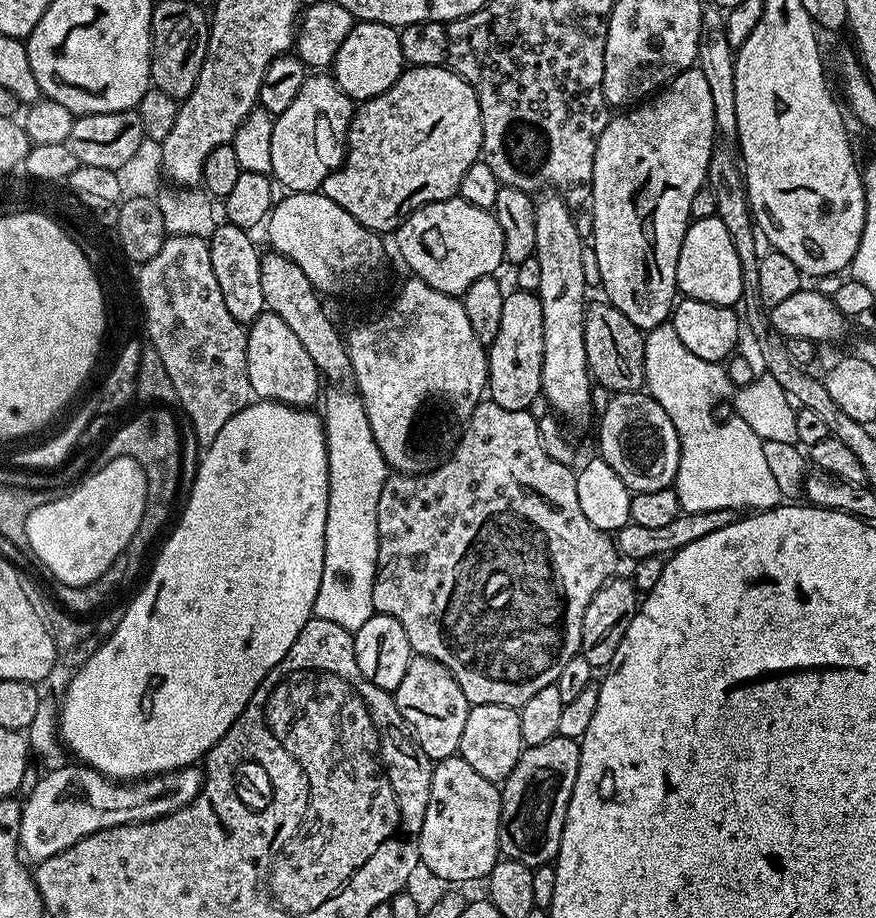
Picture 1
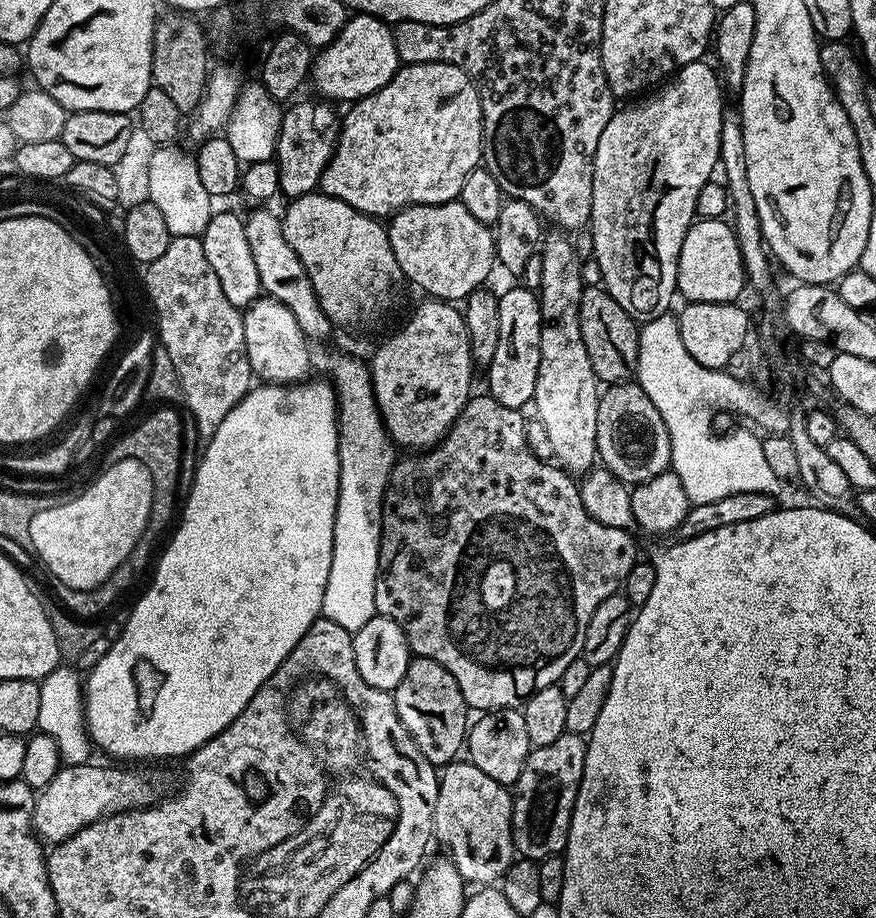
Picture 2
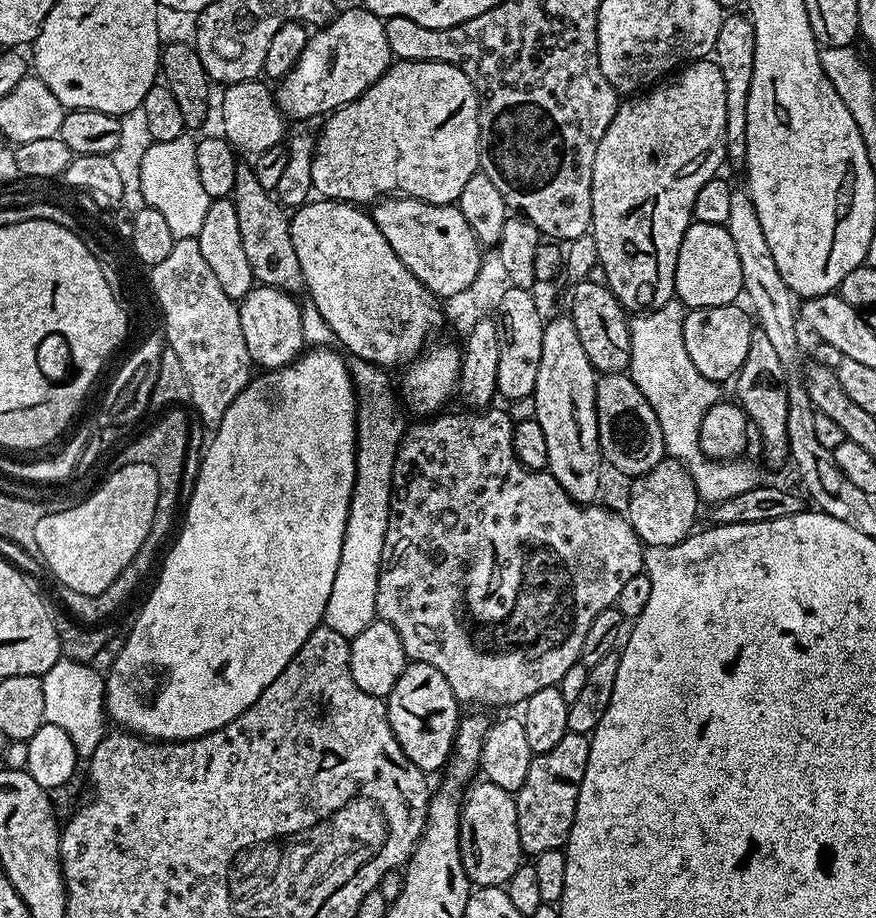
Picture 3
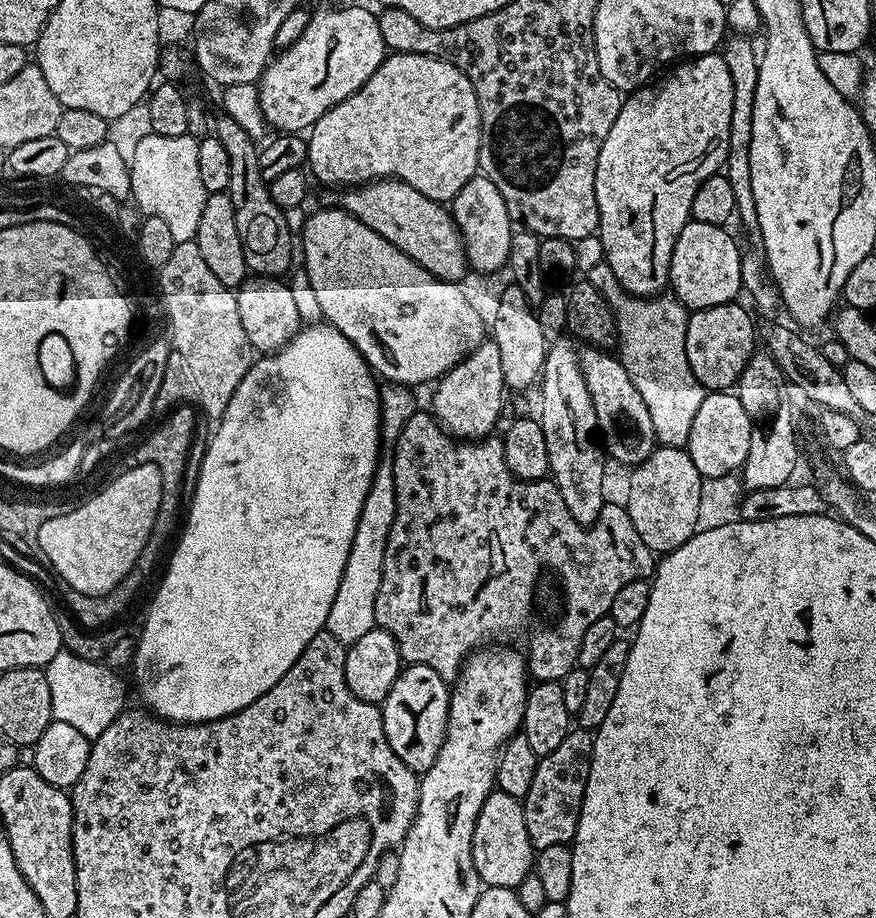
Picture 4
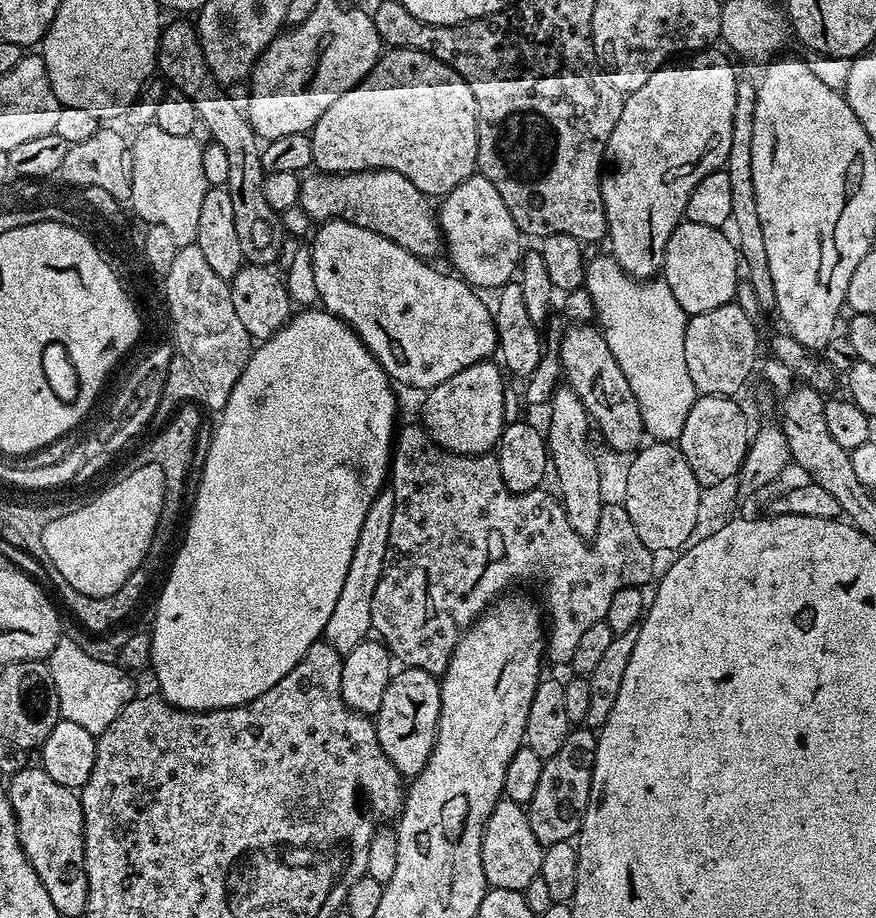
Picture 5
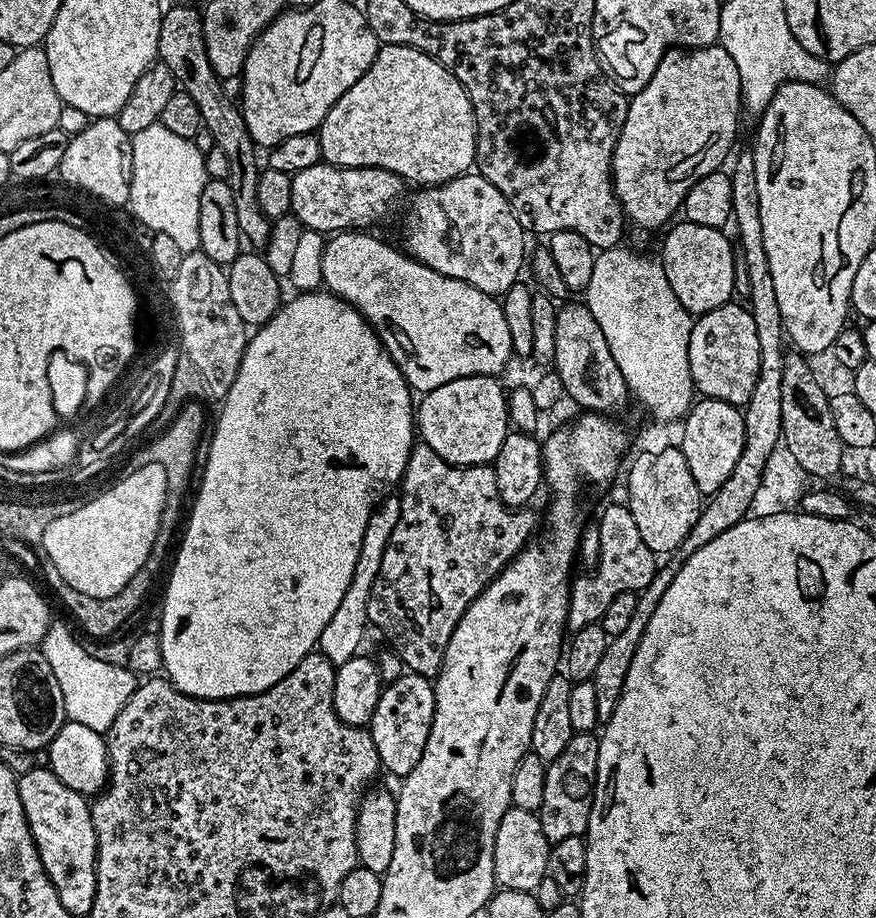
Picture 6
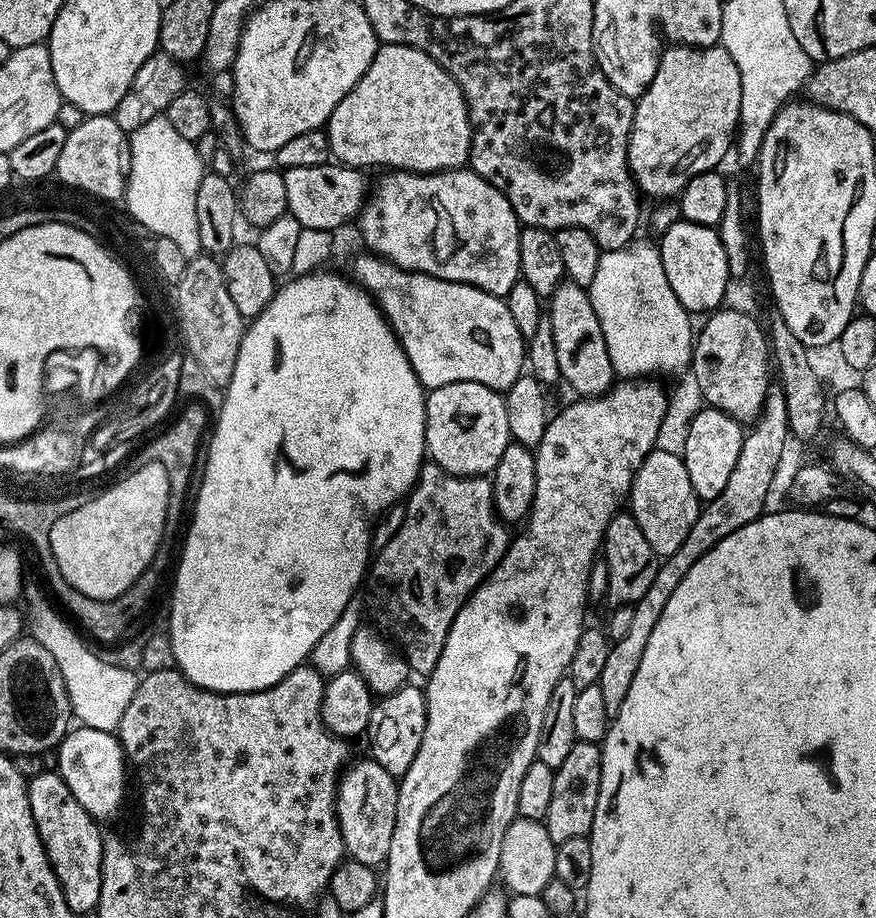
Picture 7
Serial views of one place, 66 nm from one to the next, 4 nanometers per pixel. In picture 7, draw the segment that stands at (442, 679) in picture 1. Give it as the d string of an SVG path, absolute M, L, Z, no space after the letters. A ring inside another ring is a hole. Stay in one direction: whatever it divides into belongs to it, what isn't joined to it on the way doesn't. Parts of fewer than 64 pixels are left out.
M409 682L398 691L392 692L389 696L381 696L373 703L370 722L368 723L368 730L366 733L366 741L368 740L369 746L372 747L372 752L370 752L371 759L376 760L378 766L382 766L382 770L386 770L391 776L397 778L404 776L406 770L410 770L410 762L414 762L414 754L418 754L418 746L422 746L422 734L426 734L426 698L424 697L424 688L420 686L415 688L414 684L415 683Z

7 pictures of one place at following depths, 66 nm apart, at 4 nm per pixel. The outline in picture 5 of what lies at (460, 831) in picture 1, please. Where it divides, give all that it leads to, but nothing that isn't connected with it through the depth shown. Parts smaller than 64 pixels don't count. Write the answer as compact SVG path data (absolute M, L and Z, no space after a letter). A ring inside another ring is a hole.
M501 798L486 822L482 840L482 868L488 879L488 887L523 892L539 876L544 850L545 845L540 844L538 838L534 838L534 830L530 830L525 805Z

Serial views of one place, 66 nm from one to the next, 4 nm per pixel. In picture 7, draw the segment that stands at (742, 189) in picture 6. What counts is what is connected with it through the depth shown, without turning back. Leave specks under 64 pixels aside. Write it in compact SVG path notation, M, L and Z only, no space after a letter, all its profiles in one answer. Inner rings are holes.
M772 386L766 394L760 415L751 421L750 427L744 433L741 454L738 455L738 462L735 463L726 486L716 498L707 501L701 507L694 526L690 526L690 534L686 534L686 539L682 541L682 546L678 546L674 554L663 557L659 561L654 574L654 582L650 582L646 594L642 594L642 598L632 605L634 619L631 620L627 633L615 640L609 656L606 657L606 666L602 669L599 686L609 718L616 716L618 710L622 710L622 701L626 699L626 694L630 690L630 682L634 682L638 662L642 662L646 642L650 642L650 633L658 623L658 618L662 618L662 610L666 610L666 602L670 602L670 594L674 594L678 582L686 578L690 566L694 566L694 562L698 562L702 554L714 550L714 546L718 546L722 538L734 534L734 530L765 515L766 492L776 468L785 459L784 447L787 446L788 440L790 441L790 433L786 398L783 396L781 387Z

